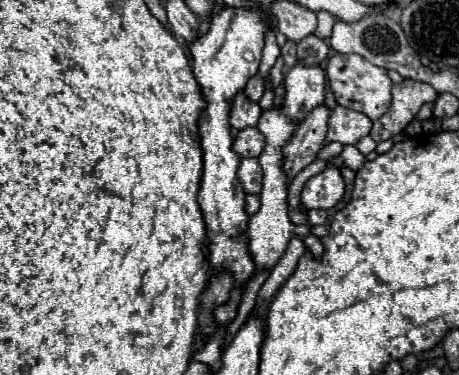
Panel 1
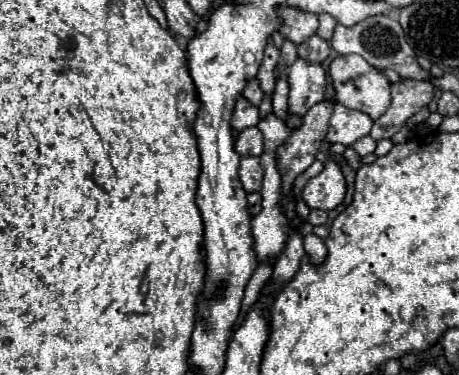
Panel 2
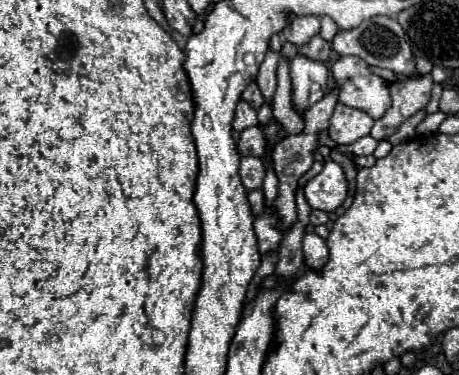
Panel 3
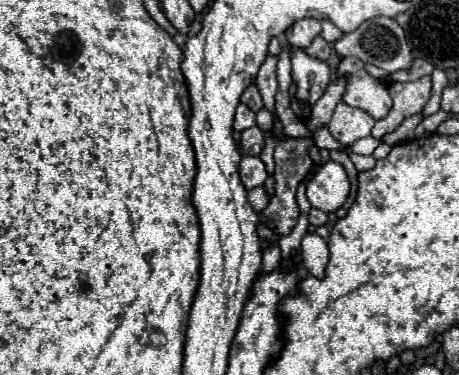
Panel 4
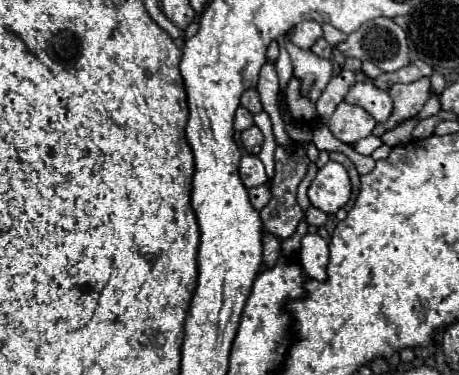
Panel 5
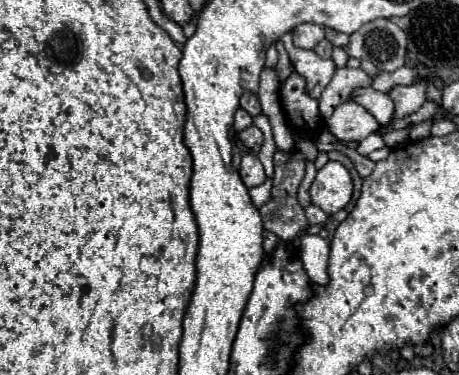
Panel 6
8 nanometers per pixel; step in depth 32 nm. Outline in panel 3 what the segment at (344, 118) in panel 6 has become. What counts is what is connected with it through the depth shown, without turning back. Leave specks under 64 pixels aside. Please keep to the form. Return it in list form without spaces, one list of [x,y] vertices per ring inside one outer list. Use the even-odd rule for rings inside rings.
[[[338,102],[334,108],[334,114],[330,118],[328,136],[336,144],[352,144],[358,138],[368,136],[372,124],[374,124],[374,120],[366,112],[360,112],[356,108],[348,108]]]

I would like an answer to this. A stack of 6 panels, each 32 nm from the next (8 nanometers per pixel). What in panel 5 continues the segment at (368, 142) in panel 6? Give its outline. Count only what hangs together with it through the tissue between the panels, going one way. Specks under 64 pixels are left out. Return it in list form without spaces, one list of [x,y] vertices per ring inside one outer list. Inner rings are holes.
[[[373,134],[359,140],[353,145],[353,148],[359,154],[364,156],[370,156],[376,148],[379,148],[383,144],[380,137],[376,137]]]

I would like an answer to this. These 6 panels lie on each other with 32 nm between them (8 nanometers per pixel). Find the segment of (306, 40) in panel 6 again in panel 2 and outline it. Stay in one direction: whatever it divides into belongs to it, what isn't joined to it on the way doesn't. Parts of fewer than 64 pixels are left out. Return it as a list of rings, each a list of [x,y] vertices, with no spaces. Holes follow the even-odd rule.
[[[278,6],[278,16],[282,20],[280,34],[284,34],[294,44],[302,44],[318,30],[318,18],[312,12],[304,12],[292,6]]]

